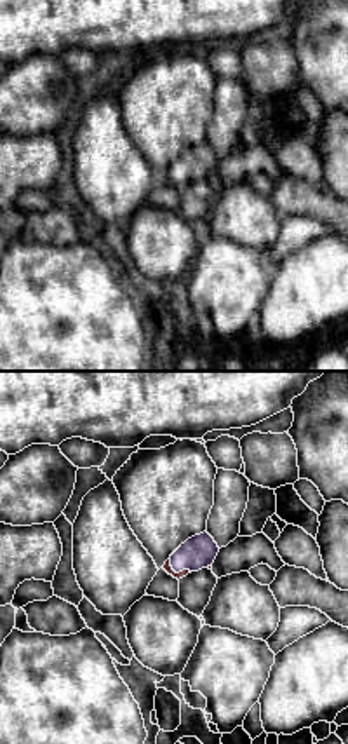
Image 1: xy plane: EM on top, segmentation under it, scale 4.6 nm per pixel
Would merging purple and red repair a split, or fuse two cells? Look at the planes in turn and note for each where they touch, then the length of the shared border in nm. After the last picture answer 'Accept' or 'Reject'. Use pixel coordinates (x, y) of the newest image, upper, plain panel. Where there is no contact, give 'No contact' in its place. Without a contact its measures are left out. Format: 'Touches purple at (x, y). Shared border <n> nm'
Touches purple at (171, 169). Shared border 140 nm

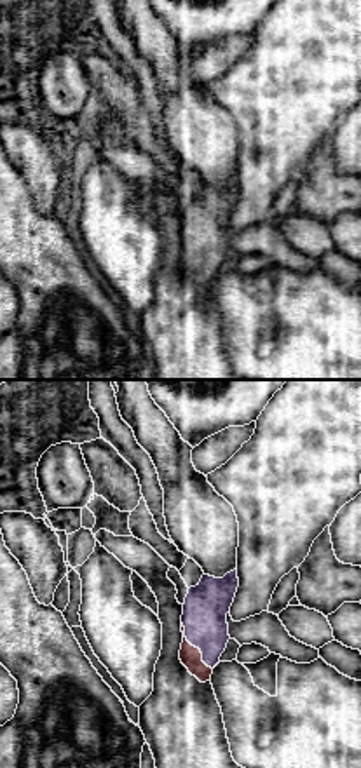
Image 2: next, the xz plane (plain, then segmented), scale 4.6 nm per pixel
Touches purple at (194, 255). Shared border 260 nm

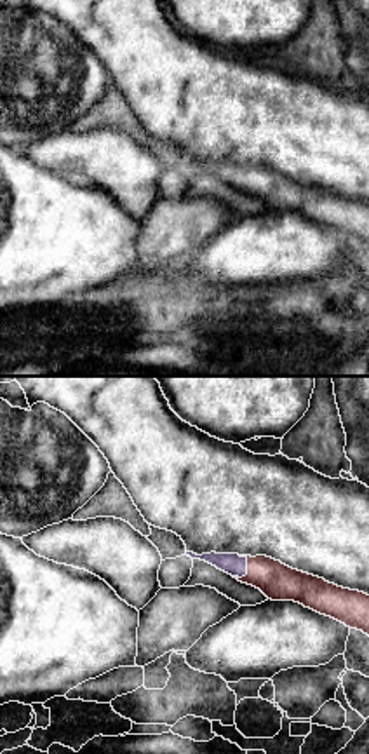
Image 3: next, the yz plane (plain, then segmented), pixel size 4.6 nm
Touches purple at (246, 181). Shared border 120 nm

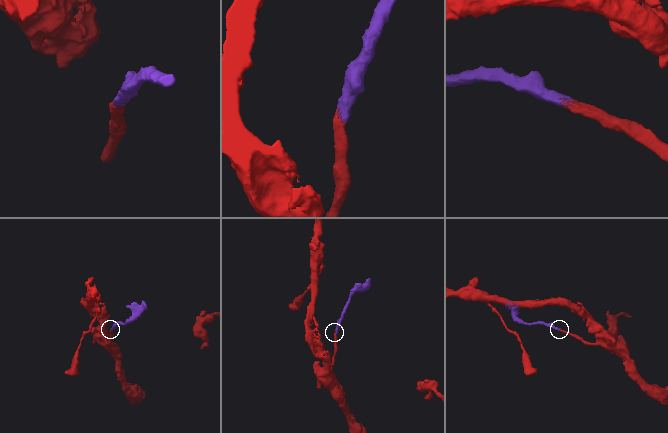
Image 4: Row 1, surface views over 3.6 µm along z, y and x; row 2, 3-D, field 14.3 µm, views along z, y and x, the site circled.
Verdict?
Accept

